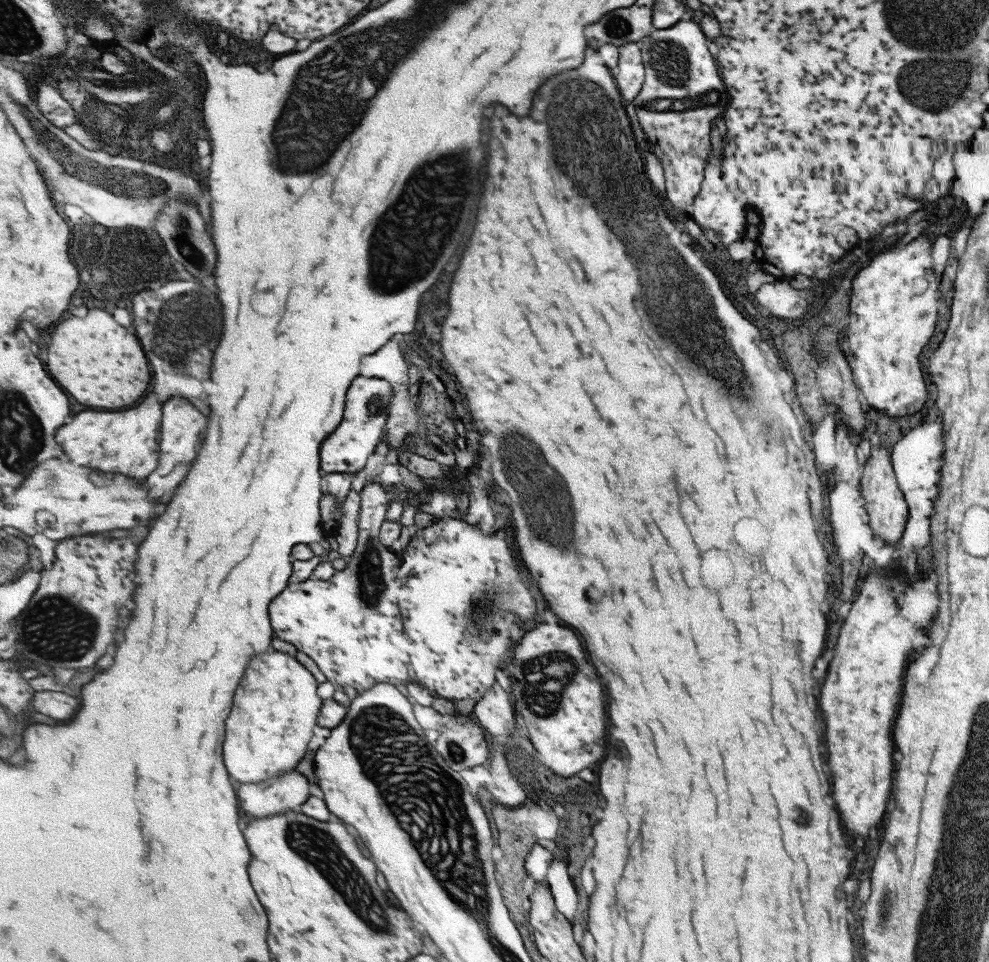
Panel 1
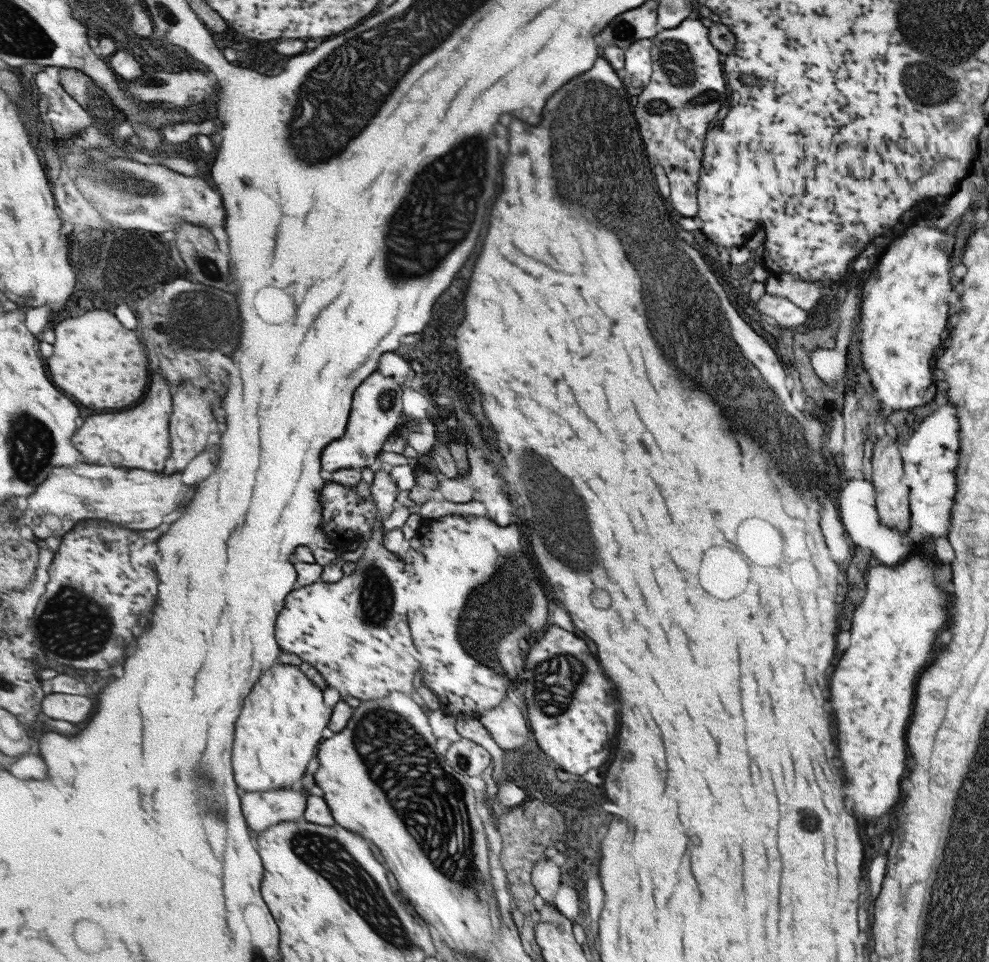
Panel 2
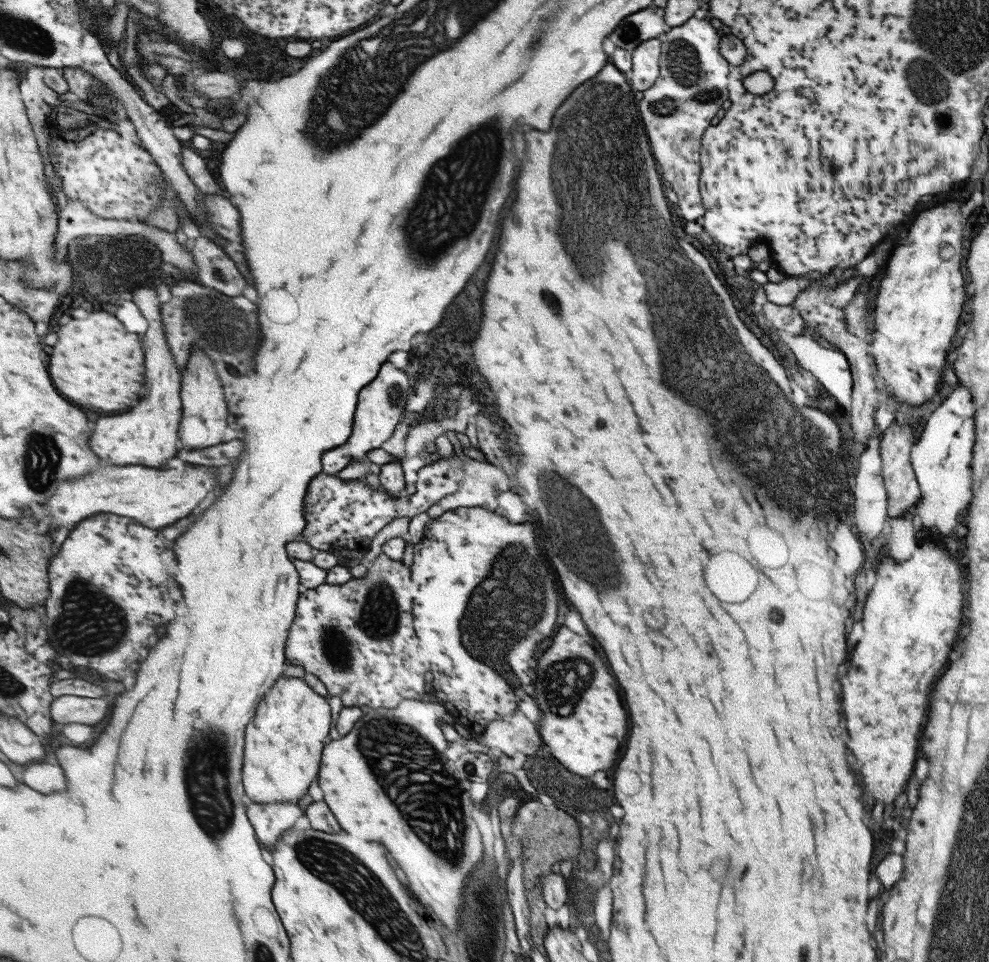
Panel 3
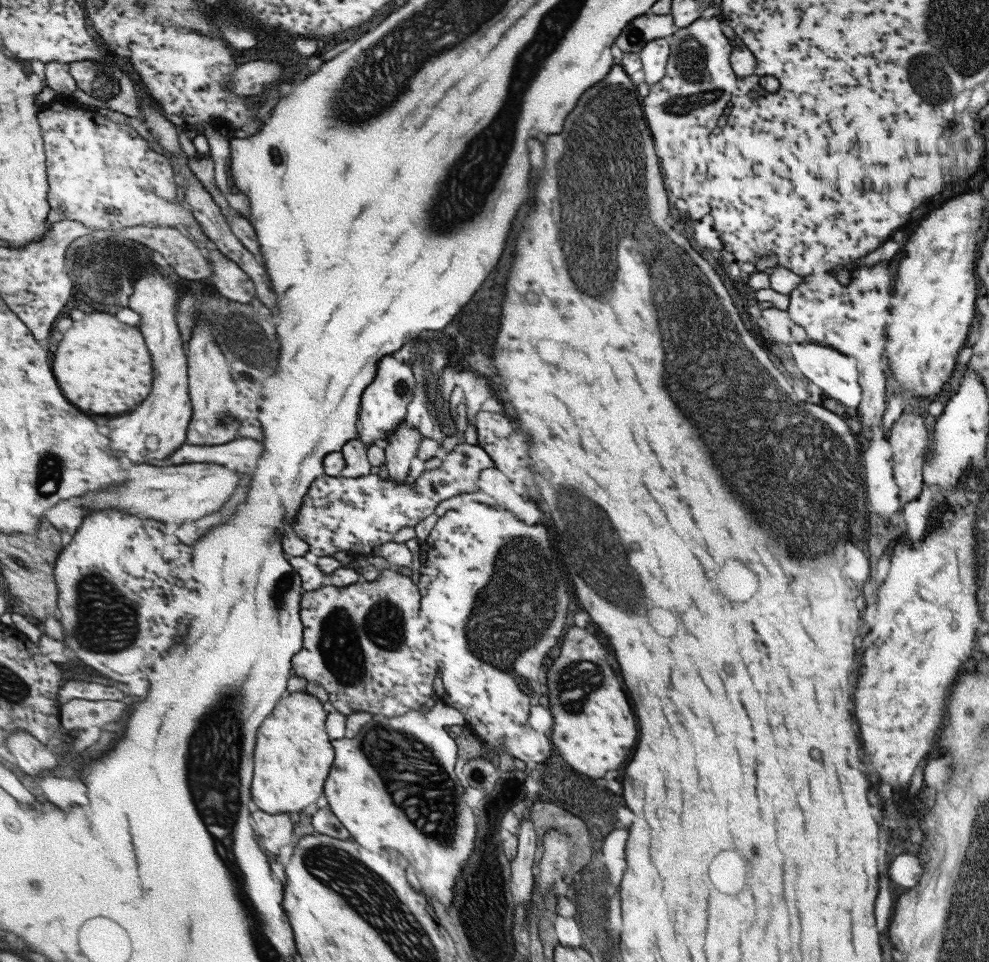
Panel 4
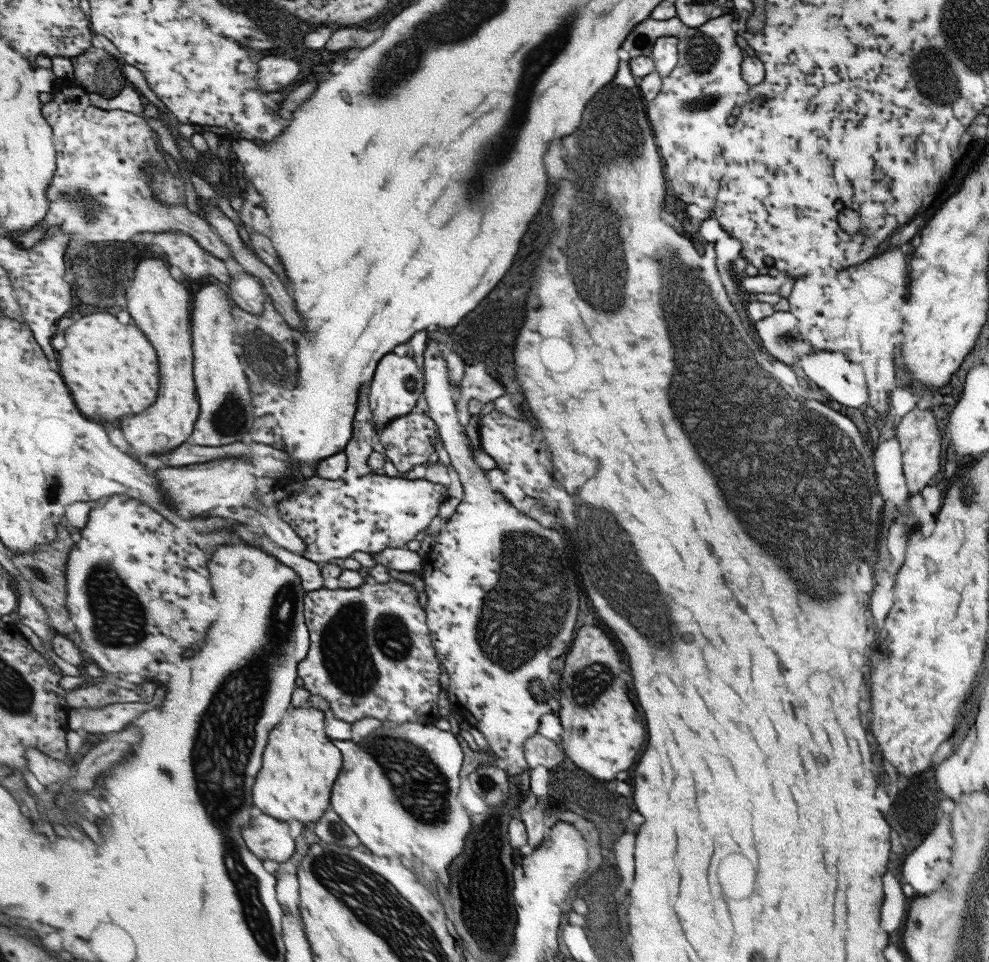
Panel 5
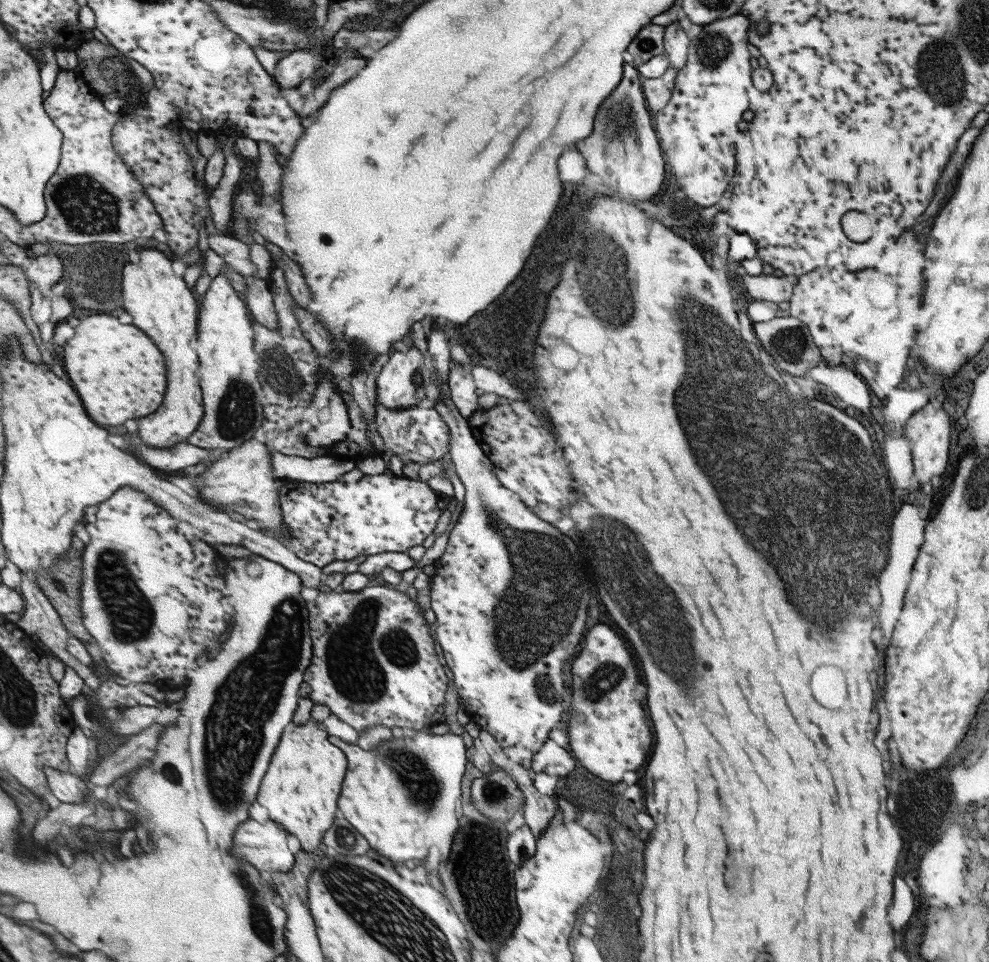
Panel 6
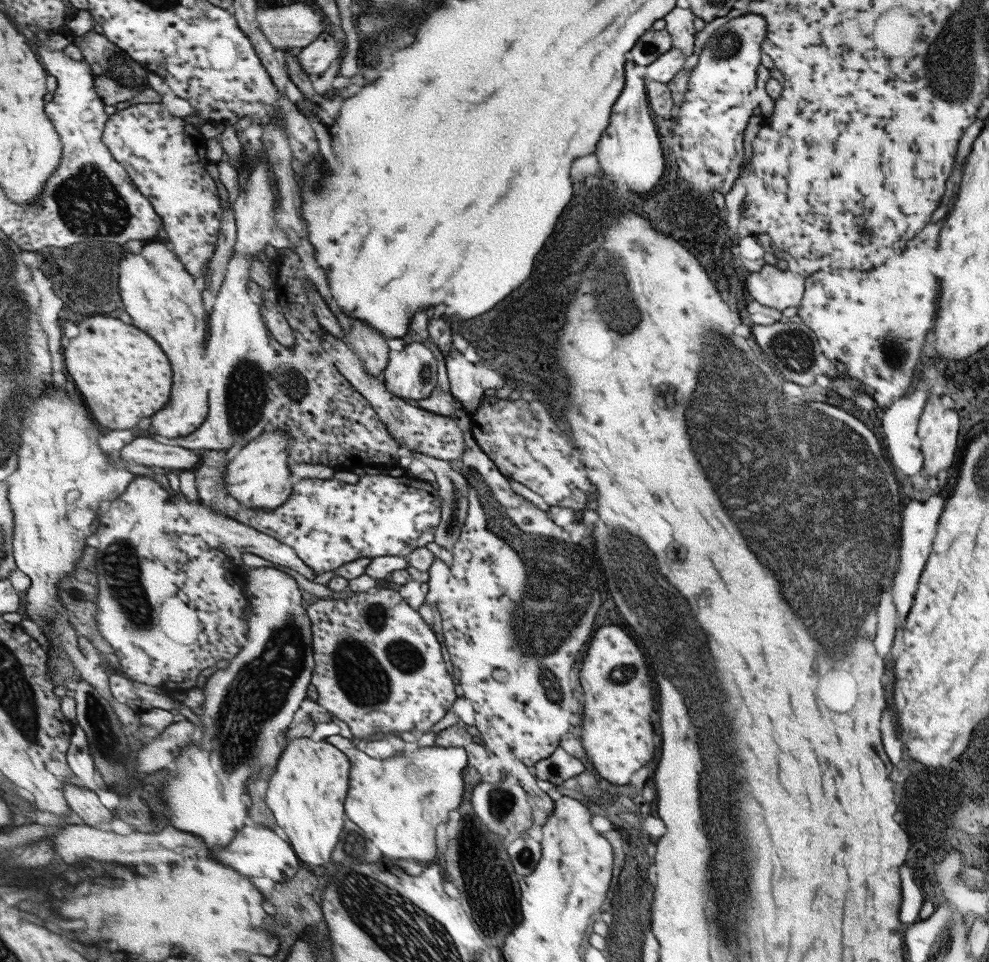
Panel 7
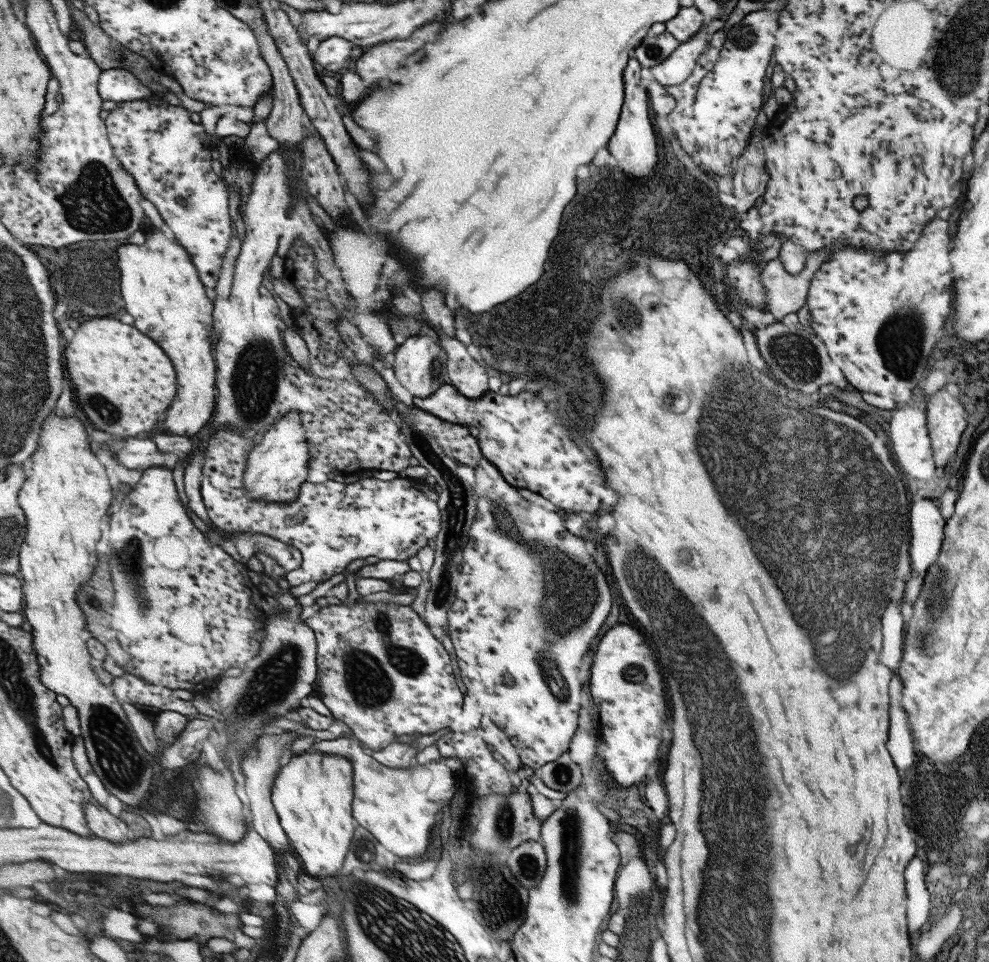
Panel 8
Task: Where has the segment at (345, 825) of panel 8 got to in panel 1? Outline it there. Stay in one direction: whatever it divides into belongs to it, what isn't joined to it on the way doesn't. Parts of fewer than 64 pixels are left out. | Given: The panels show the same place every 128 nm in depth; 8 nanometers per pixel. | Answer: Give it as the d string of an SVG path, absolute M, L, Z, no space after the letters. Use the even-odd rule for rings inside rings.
M275 648L249 660L237 689L237 708L229 718L229 740L225 742L225 765L236 782L259 784L296 770L307 755L324 705L317 688L319 682L306 666Z

